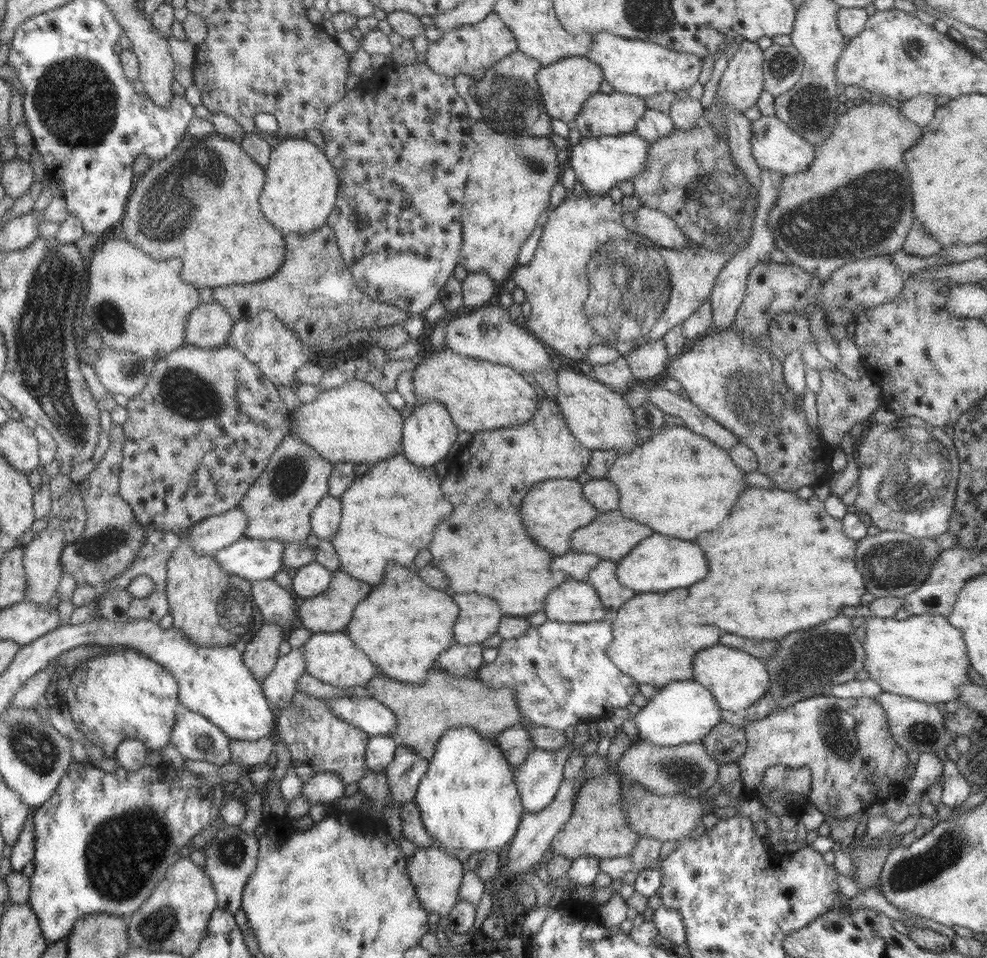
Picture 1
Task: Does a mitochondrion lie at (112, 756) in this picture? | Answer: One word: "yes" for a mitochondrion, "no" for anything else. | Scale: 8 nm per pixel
no

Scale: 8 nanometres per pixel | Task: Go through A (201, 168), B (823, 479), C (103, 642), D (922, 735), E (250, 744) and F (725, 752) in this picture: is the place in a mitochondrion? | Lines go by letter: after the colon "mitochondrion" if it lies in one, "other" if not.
A: mitochondrion
B: other
C: other
D: mitochondrion
E: other
F: other

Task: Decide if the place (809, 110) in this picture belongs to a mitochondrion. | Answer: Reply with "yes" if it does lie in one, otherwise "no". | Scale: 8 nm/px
yes

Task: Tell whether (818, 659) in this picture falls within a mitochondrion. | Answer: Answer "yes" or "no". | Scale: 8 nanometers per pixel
yes

